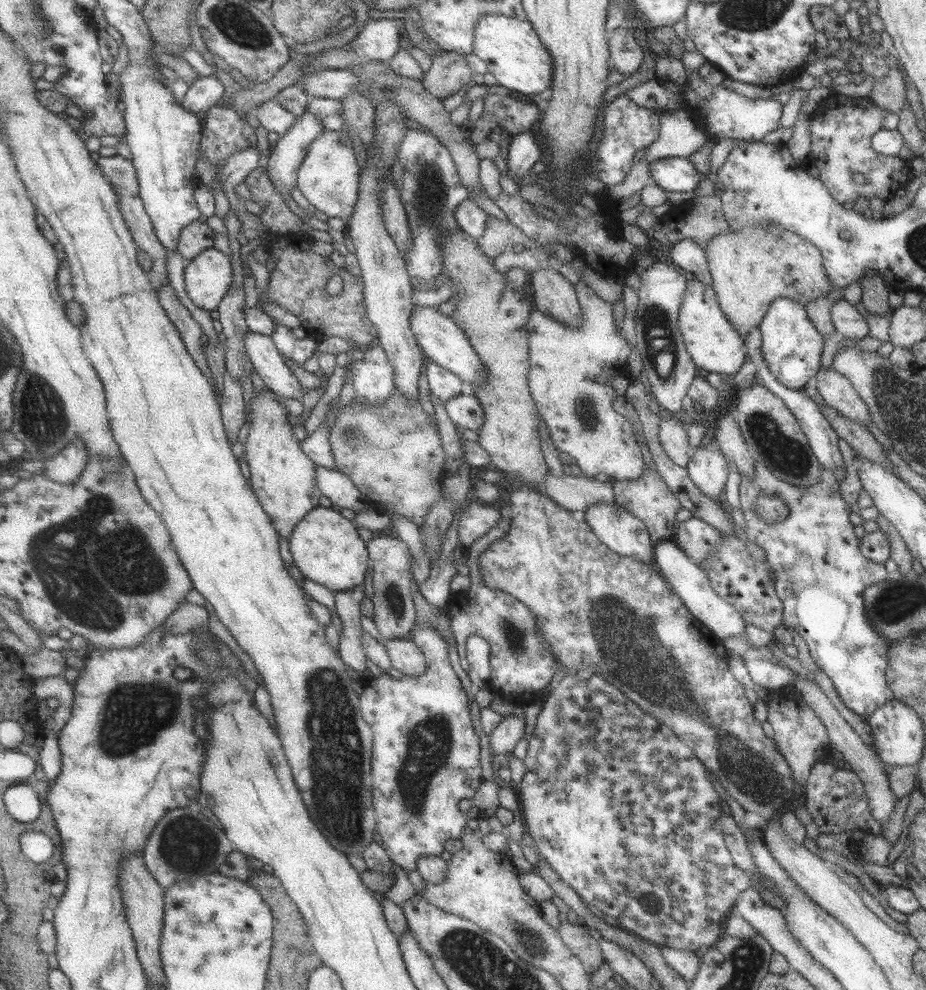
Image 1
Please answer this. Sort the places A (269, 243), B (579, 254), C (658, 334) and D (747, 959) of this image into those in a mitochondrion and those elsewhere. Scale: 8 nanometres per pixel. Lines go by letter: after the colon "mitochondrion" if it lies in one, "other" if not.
A: other
B: other
C: mitochondrion
D: mitochondrion

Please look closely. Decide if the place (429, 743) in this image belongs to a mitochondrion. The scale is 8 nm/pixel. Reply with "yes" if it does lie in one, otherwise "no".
yes

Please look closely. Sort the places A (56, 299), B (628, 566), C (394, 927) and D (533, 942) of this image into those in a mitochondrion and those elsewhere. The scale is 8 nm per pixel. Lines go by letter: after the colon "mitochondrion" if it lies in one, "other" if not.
A: other
B: other
C: other
D: mitochondrion

